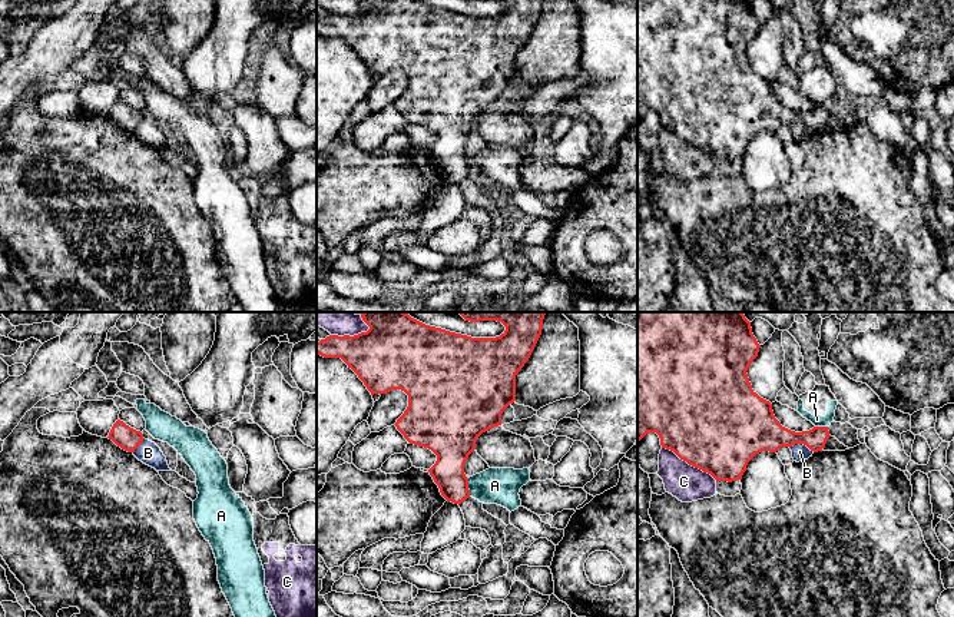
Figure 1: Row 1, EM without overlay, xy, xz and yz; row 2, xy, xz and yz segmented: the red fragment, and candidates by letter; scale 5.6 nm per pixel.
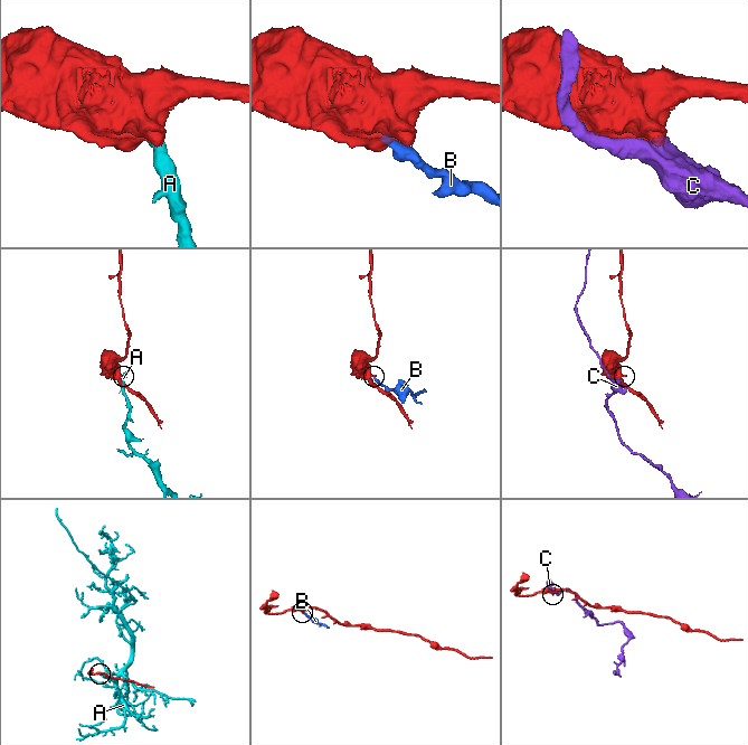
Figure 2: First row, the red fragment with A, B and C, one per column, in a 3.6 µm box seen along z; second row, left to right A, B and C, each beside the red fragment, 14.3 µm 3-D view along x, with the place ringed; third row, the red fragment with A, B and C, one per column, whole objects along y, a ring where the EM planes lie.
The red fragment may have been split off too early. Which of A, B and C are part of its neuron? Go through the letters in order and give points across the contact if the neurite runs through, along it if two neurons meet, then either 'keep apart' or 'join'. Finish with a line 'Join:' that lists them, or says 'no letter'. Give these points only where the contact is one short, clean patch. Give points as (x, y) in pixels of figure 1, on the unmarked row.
A: along xz (467, 158), (470, 175) | keep apart
B: along yz (789, 126), (805, 123), (814, 130) | keep apart
C: keep apart
Join: no letter

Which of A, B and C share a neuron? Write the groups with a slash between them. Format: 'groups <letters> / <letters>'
groups A / B / C

